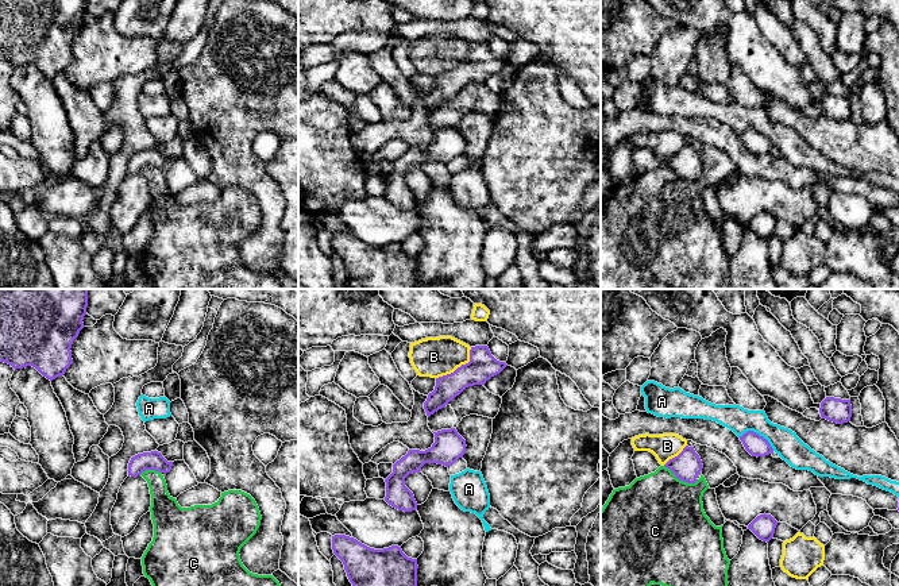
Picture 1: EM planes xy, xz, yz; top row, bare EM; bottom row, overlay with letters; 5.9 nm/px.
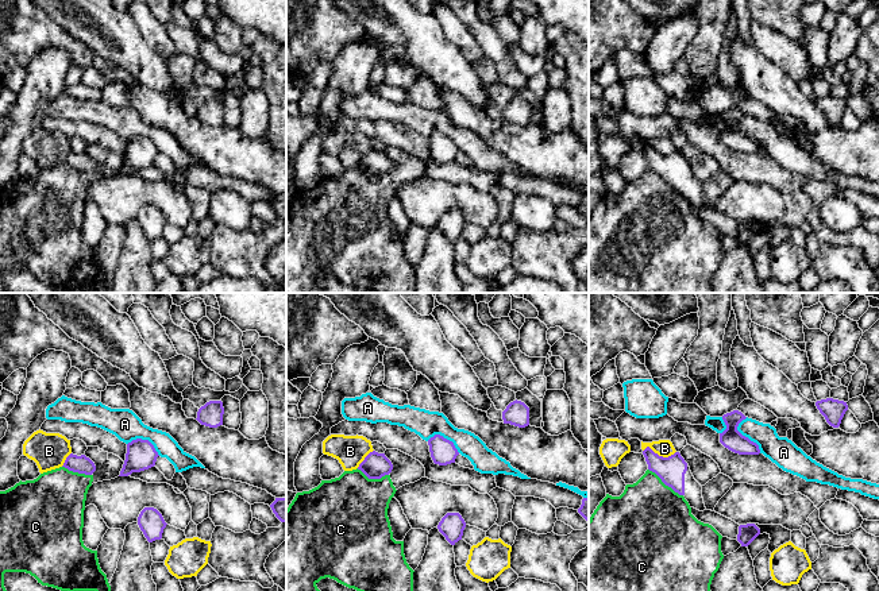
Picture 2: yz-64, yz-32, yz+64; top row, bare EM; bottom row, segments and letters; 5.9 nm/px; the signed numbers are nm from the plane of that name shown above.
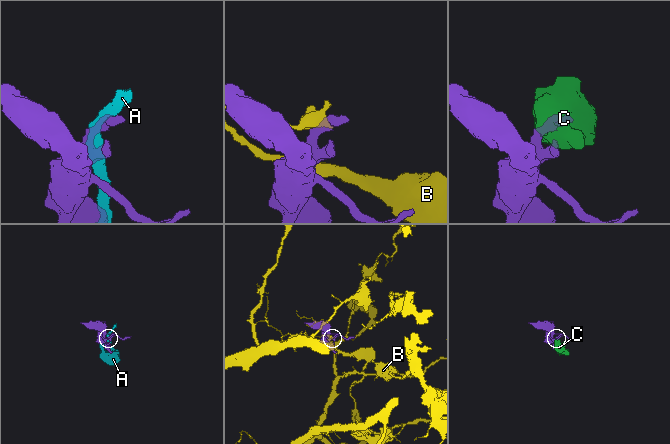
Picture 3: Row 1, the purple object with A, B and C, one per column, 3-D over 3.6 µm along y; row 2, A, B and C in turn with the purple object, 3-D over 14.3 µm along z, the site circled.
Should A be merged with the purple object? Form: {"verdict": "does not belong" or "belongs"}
{"verdict": "does not belong"}

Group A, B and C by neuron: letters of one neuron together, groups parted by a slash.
A / B / C

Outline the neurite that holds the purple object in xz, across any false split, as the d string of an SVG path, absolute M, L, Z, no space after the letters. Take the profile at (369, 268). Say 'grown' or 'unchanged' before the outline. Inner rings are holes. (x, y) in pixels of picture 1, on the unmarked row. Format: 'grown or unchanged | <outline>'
unchanged | M335 232L332 247L343 259L355 289L414 289L417 285L417 257L408 255L398 243L374 247L354 235Z

